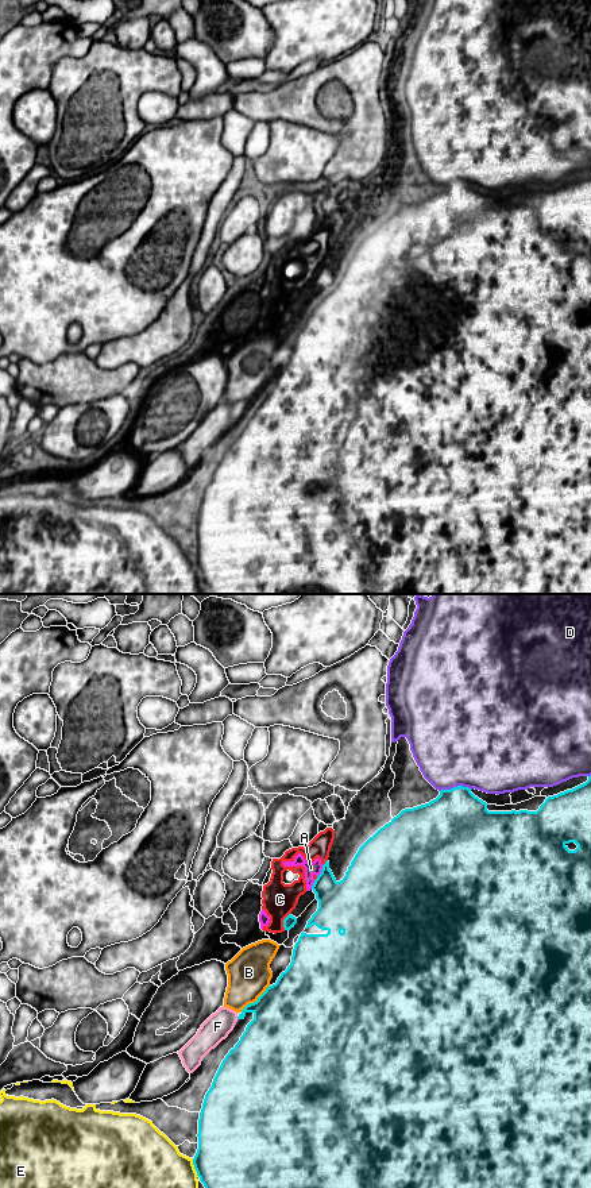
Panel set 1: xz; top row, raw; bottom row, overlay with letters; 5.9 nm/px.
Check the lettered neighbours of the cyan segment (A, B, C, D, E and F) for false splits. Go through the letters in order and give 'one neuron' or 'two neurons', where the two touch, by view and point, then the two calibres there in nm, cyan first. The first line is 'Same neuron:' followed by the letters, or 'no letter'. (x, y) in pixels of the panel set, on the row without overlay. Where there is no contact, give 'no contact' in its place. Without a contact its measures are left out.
Same neuron: no letter
A: two neurons; meets cyan in xz at (321, 266); 300 nm thick on the cyan side, 80 nm on the other
B: two neurons; meets cyan in xz at (257, 396); 480 nm thick on the cyan side, 260 nm on the other
C: two neurons; meets cyan in xz at (284, 316); 70 nm thick on the cyan side, 200 nm on the other
D: two neurons; meets cyan in xz at (455, 182); 440 nm thick on the cyan side, 480 nm on the other
E: two neurons; meets cyan in xz at (194, 562); 480 nm thick on the cyan side, 480 nm on the other
F: two neurons; no contact

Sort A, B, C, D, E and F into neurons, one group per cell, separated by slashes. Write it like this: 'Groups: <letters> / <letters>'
Groups: A C / B / D / E / F

